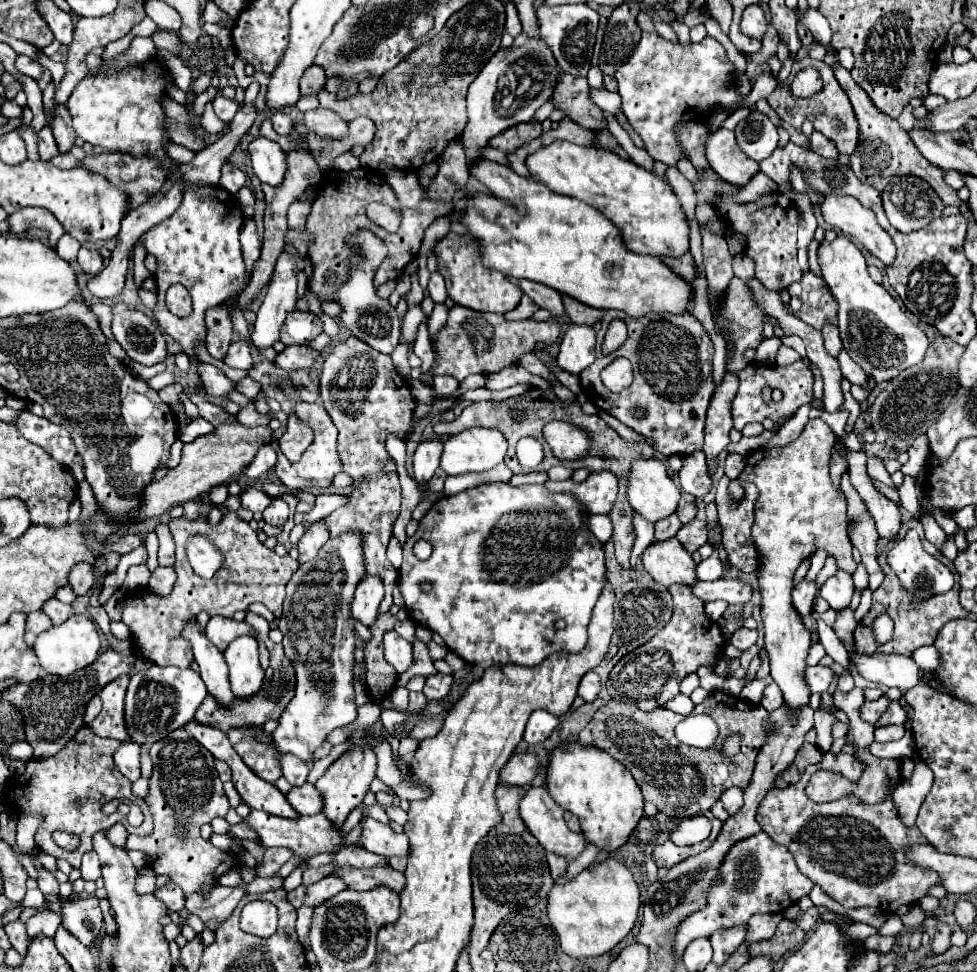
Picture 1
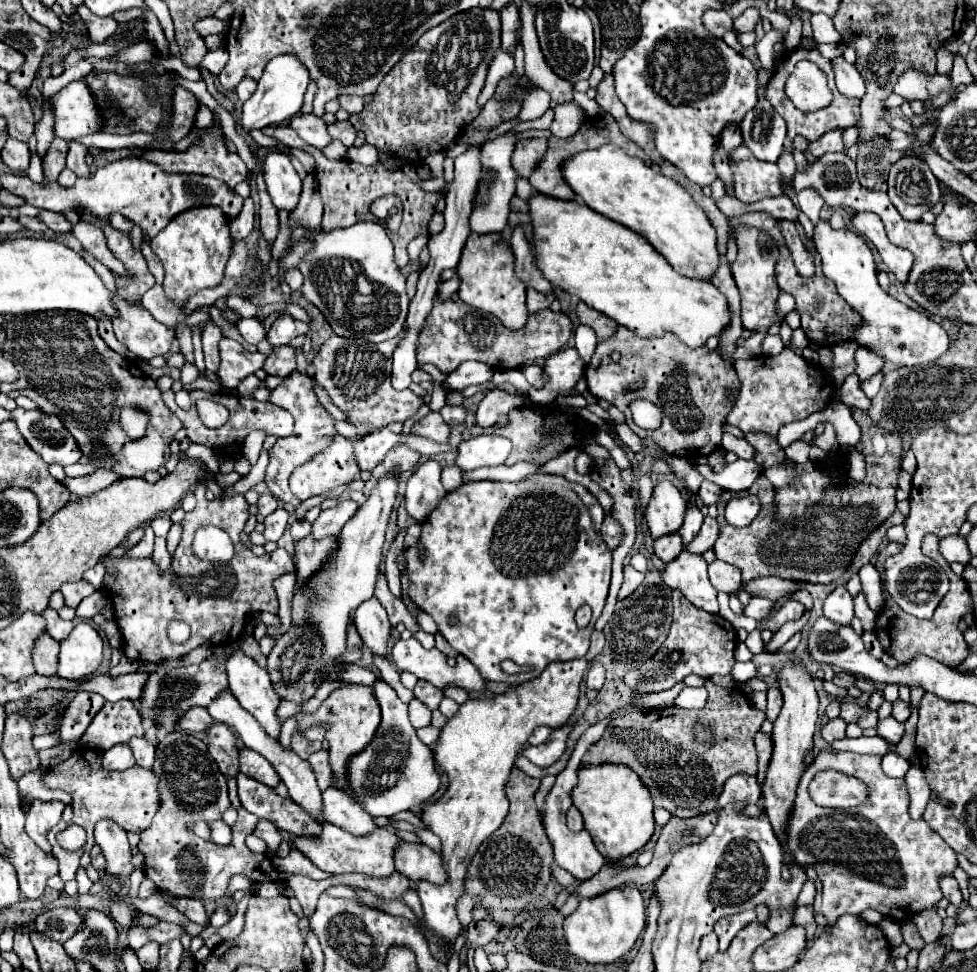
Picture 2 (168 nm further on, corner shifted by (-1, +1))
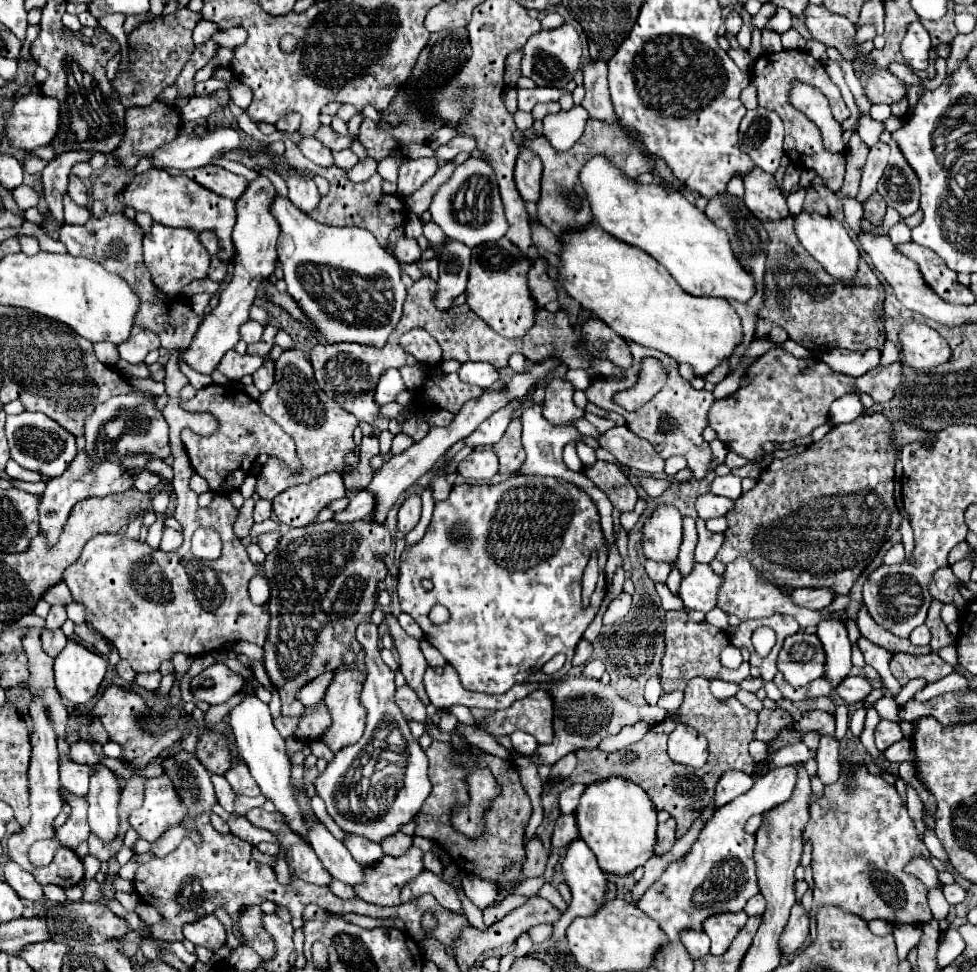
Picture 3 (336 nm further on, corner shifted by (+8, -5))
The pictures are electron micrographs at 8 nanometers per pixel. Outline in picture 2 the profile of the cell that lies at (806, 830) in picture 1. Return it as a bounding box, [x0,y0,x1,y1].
[786,749,958,925]

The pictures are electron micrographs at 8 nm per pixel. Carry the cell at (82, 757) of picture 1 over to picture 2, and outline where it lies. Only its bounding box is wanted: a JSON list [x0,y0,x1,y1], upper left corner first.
[42,747,158,881]

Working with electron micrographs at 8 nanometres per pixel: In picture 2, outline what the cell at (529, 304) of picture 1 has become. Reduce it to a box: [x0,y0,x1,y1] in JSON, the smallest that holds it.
[526,289,556,313]

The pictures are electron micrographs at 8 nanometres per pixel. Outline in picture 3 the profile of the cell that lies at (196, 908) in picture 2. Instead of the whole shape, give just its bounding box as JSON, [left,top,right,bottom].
[183,915,227,951]

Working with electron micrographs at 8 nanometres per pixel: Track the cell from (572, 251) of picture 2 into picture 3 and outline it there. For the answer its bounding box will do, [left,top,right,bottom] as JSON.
[559,225,743,377]

